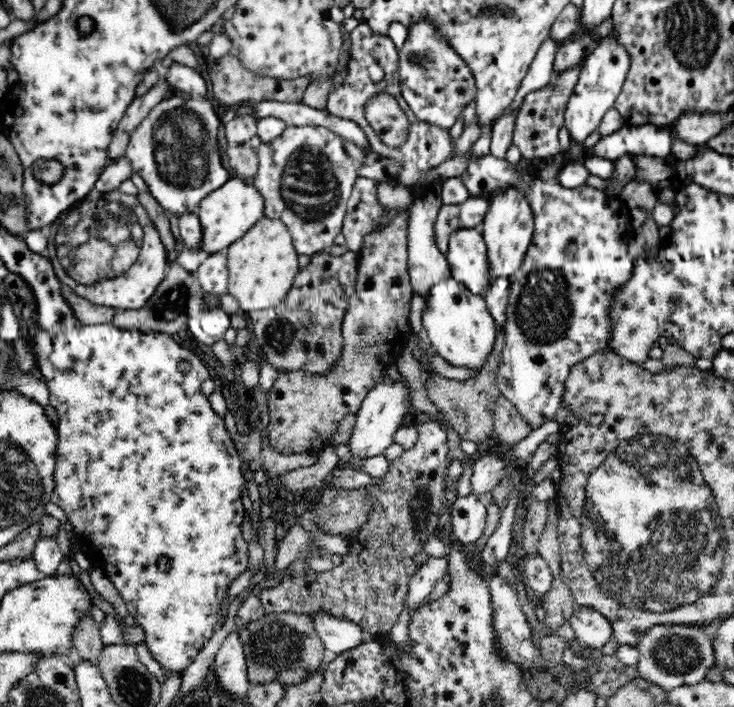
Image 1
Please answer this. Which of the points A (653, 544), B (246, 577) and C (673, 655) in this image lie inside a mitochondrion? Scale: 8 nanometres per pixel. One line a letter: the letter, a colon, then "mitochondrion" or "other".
A: mitochondrion
B: other
C: mitochondrion

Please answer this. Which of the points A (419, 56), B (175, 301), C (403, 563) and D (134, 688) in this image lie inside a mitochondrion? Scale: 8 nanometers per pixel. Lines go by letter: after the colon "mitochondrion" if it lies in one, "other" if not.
A: mitochondrion
B: mitochondrion
C: other
D: mitochondrion

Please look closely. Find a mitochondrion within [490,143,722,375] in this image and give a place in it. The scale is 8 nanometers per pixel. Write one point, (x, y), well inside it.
(543, 308)

